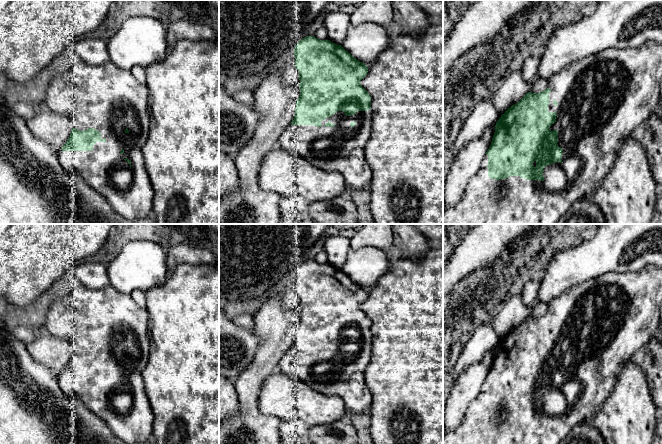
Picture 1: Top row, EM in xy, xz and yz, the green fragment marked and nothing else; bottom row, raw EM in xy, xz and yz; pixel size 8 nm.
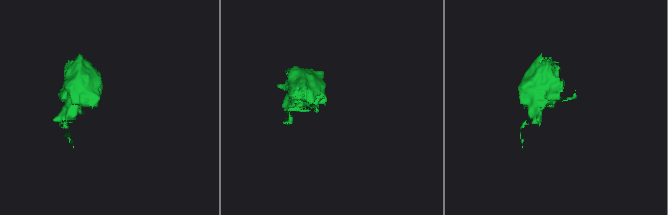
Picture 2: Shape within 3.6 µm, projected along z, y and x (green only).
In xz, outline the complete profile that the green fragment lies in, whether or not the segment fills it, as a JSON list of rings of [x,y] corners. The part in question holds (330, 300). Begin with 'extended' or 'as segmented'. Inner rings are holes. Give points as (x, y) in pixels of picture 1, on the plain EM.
extended; [[[314,260],[300,264],[294,272],[294,280],[300,300],[300,319],[296,325],[295,340],[278,362],[276,370],[301,380],[318,393],[340,397],[351,415],[370,409],[372,397],[365,382],[365,370],[372,356],[371,320],[360,308],[368,297],[367,289],[354,282],[341,269]]]

